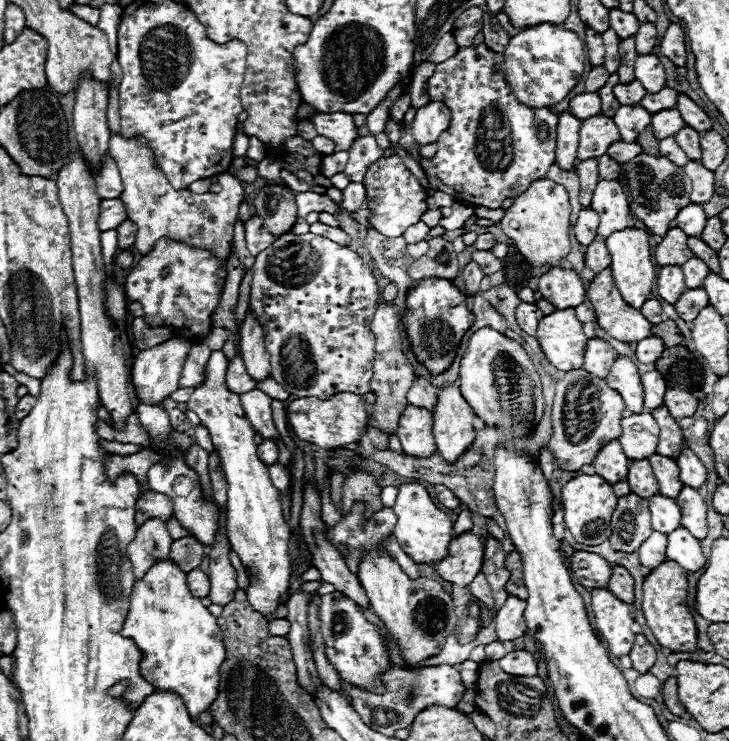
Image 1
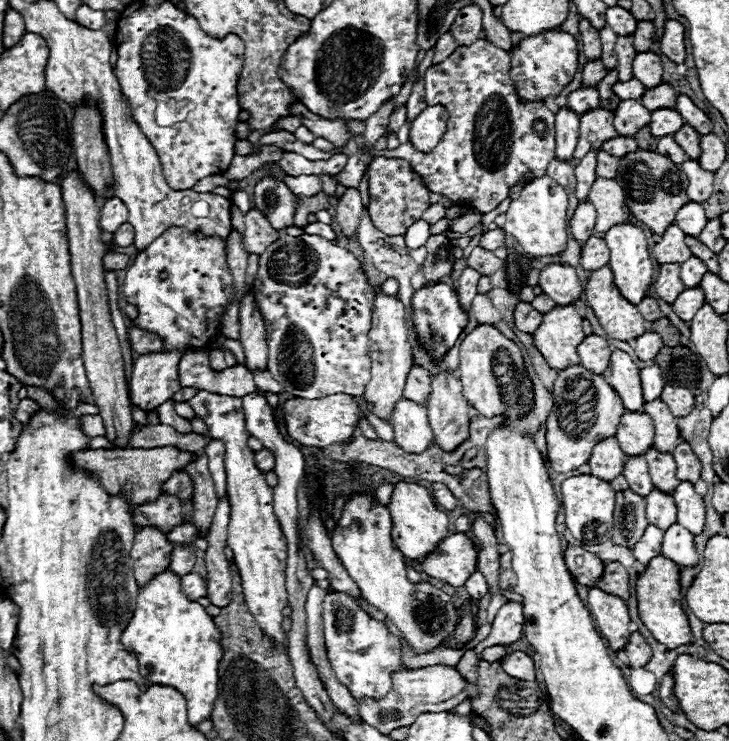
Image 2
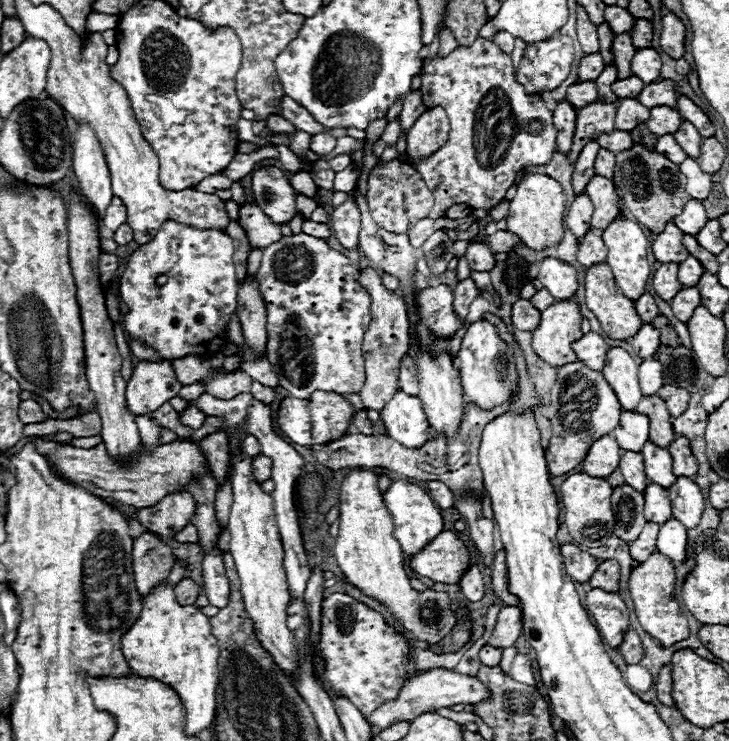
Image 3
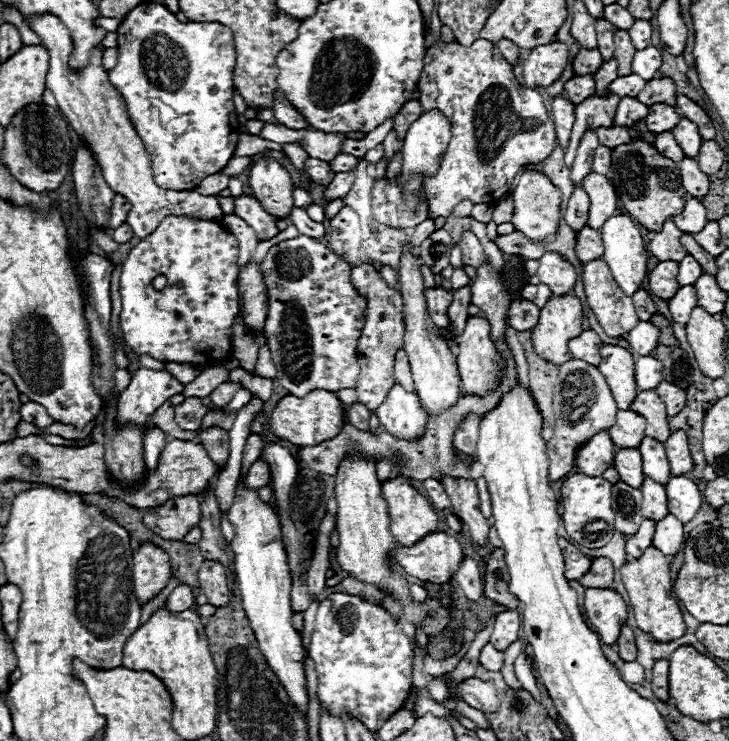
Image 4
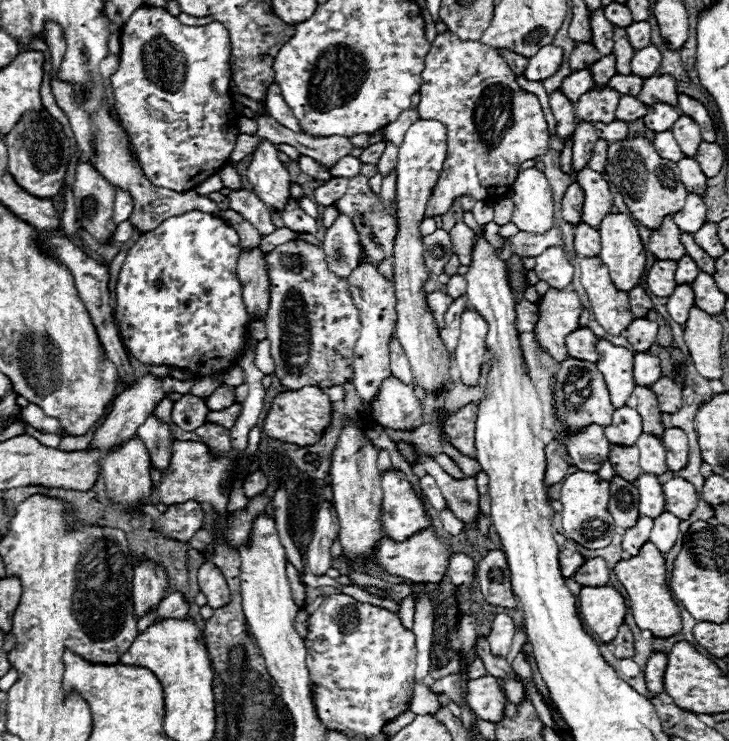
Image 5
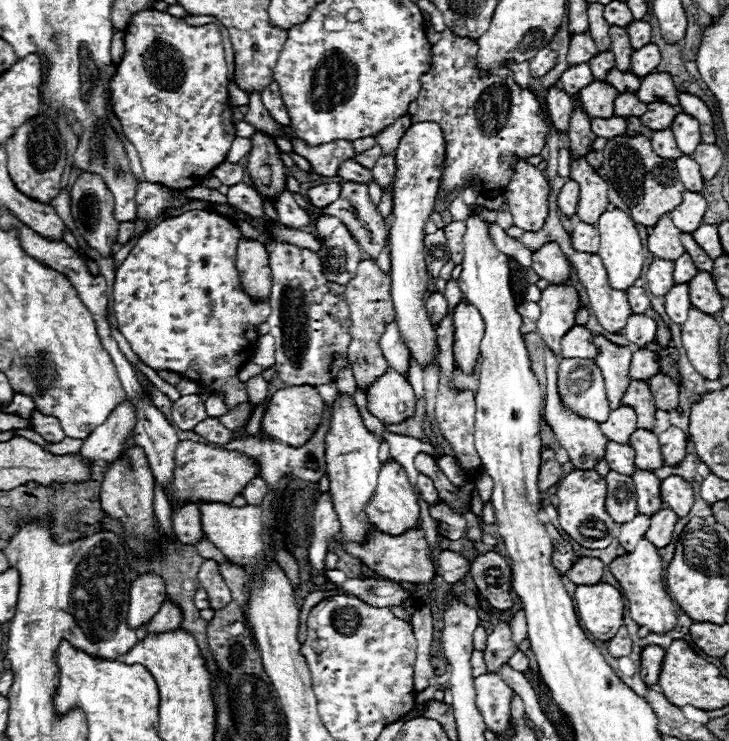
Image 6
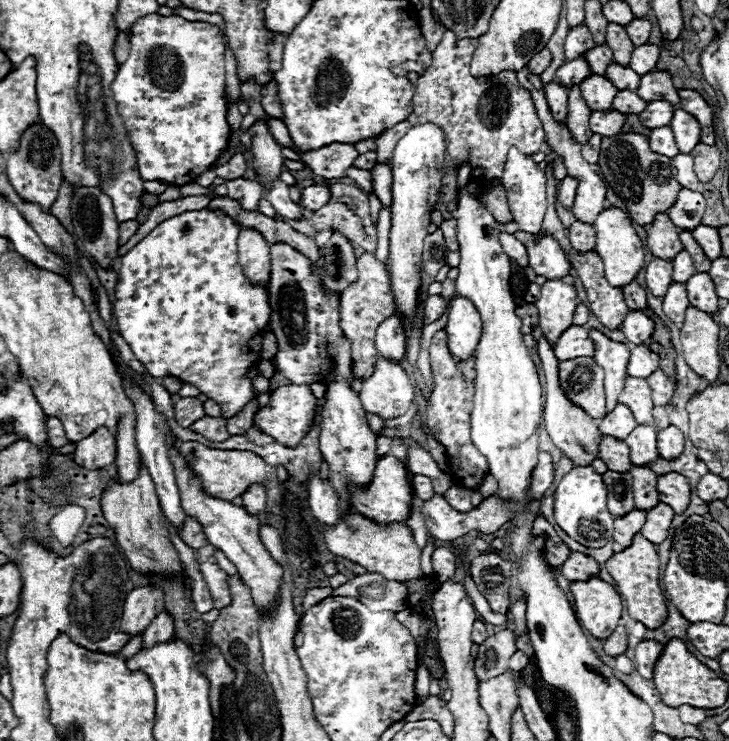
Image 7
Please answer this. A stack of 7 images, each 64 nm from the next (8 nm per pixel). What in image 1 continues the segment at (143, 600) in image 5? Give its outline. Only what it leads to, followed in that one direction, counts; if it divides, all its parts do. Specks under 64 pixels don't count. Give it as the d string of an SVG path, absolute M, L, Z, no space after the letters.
M148 520L136 530L136 538L128 544L126 556L132 562L136 580L144 578L144 572L156 564L156 560L166 560L170 554L172 538L168 536L166 524L160 520Z

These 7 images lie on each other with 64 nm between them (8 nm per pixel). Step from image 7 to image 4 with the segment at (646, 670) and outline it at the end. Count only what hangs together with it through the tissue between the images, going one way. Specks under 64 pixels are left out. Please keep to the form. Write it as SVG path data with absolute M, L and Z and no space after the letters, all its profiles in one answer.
M660 658L654 662L650 684L652 684L652 692L656 694L658 700L670 698L670 694L668 694L668 658Z

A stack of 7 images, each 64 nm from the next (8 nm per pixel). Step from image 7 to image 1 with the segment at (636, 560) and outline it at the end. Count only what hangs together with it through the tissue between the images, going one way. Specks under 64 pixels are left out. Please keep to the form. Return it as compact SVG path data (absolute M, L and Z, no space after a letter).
M666 560L664 564L650 570L650 574L644 578L642 584L642 614L646 618L648 628L656 636L658 644L672 652L692 652L696 650L698 632L696 624L692 620L690 608L686 606L688 596L688 584L686 584L686 570L680 568L676 562Z

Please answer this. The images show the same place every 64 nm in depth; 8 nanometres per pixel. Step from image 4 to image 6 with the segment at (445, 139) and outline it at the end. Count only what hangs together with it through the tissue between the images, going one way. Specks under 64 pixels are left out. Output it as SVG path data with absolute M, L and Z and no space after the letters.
M418 122L408 128L408 132L402 136L396 152L396 174L394 174L394 186L392 186L392 224L390 224L390 256L392 256L392 268L390 268L390 278L392 278L392 300L396 308L396 322L402 332L402 336L408 342L410 352L418 360L420 366L424 364L434 364L436 366L436 330L434 324L428 320L426 304L424 304L424 294L428 286L428 274L426 274L426 264L424 264L424 226L430 220L430 214L436 204L436 196L440 190L440 180L442 180L442 166L444 166L444 132L436 122Z

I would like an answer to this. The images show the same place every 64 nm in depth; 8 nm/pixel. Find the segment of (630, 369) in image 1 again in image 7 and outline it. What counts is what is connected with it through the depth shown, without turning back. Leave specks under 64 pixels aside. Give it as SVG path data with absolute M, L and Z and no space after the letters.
M590 330L590 340L596 348L594 360L604 370L604 396L606 396L606 412L610 412L618 404L618 394L624 388L626 364L630 358L630 348L622 342L614 342L604 336L600 330Z

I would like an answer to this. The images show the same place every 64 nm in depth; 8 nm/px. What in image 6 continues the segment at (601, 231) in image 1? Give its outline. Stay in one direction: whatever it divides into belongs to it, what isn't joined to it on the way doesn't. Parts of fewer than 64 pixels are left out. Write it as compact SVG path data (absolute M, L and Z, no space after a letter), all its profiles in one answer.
M570 160L570 178L580 184L580 200L576 206L578 220L586 224L596 224L600 214L608 208L608 184L598 176L598 172L584 160Z

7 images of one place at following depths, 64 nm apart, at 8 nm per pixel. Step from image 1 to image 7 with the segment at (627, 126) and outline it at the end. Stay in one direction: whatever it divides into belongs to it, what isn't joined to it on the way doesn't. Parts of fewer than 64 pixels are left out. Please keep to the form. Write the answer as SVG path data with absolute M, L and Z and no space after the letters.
M618 90L612 100L612 108L622 114L640 114L646 108L646 100L642 100L634 90Z

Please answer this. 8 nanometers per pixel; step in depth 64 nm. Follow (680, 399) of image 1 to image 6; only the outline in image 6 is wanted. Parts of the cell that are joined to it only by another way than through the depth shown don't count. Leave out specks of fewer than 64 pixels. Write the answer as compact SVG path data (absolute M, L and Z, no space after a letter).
M658 372L648 380L652 396L656 400L656 406L660 410L674 410L678 406L678 382L672 380L670 376Z

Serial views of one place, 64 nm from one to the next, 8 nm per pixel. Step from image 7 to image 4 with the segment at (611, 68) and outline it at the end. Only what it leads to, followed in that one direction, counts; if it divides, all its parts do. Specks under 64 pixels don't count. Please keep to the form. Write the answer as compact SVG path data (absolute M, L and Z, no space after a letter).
M630 74L630 76L618 76L616 80L610 82L610 90L616 92L620 98L622 96L638 96L644 90L644 80L640 80L640 76Z

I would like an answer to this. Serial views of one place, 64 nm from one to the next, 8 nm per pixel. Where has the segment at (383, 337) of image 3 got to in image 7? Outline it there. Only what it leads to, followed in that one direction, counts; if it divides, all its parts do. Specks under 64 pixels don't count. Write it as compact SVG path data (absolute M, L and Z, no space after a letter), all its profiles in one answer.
M372 252L358 254L356 268L360 272L358 282L350 284L340 298L340 326L352 344L352 362L356 368L356 376L362 380L364 376L372 374L372 364L378 356L378 350L374 346L374 332L378 324L394 312L394 296L392 296L390 276L386 274L386 268Z

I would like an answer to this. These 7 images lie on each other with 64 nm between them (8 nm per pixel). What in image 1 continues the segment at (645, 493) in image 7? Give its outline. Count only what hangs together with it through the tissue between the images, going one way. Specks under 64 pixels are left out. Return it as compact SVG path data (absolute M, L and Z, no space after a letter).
M656 494L648 498L648 510L650 510L650 520L654 530L668 534L680 526L680 508L674 498Z

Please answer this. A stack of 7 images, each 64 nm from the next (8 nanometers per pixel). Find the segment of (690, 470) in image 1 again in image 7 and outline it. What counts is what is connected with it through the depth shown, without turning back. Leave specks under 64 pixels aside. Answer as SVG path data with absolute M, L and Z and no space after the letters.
M668 426L656 432L656 448L658 454L666 460L672 460L682 454L684 448L684 434L676 426Z

